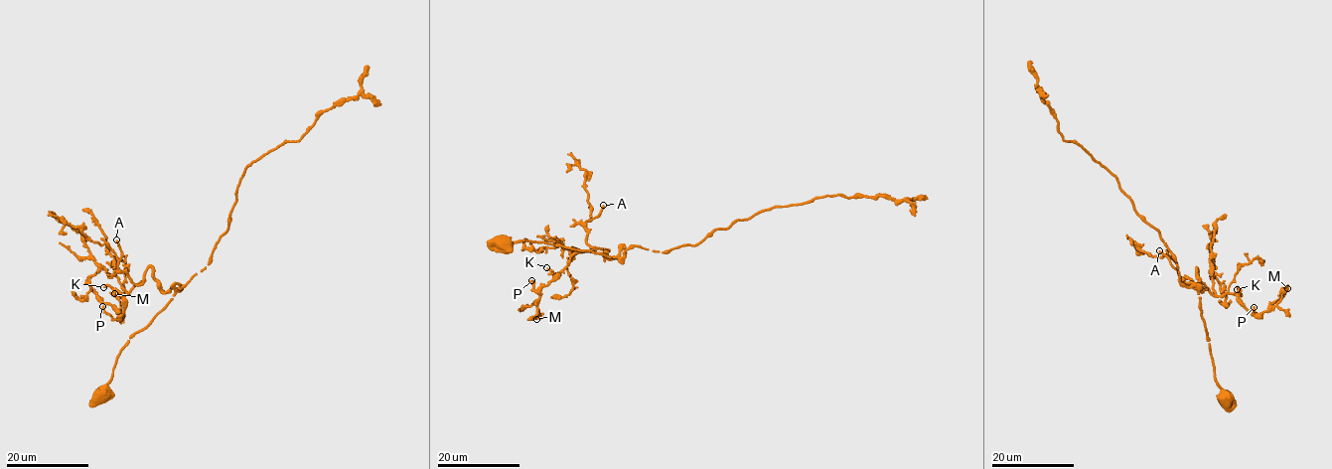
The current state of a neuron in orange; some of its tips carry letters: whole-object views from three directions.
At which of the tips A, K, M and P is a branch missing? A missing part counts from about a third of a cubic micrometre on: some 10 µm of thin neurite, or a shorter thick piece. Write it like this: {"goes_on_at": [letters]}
{"goes_on_at": ["A"]}

